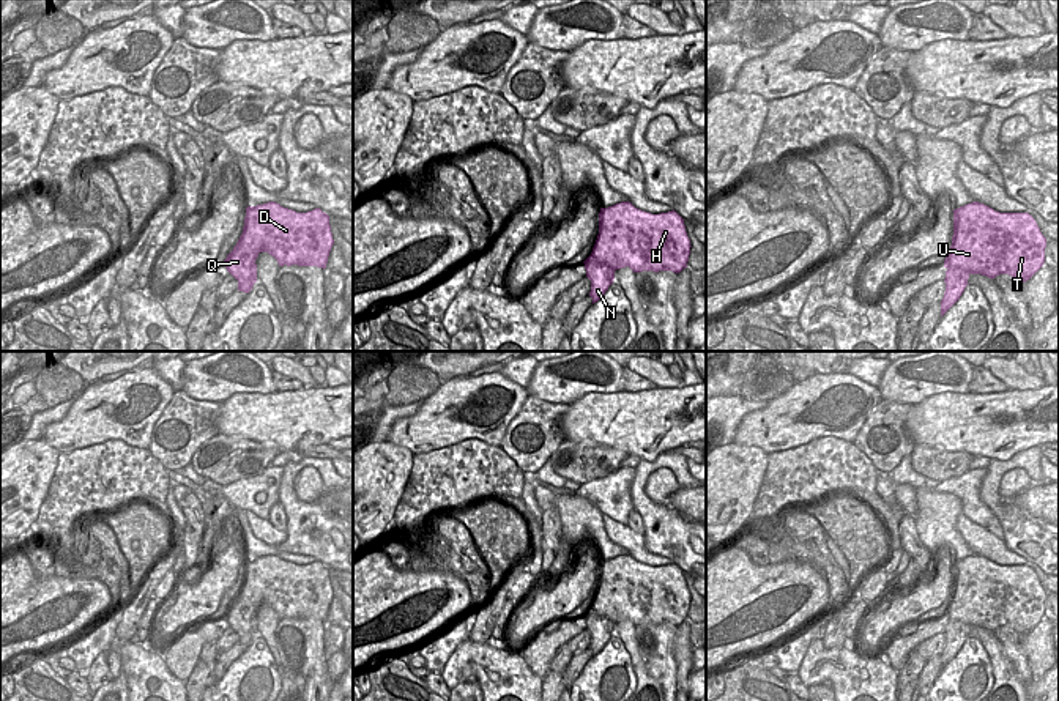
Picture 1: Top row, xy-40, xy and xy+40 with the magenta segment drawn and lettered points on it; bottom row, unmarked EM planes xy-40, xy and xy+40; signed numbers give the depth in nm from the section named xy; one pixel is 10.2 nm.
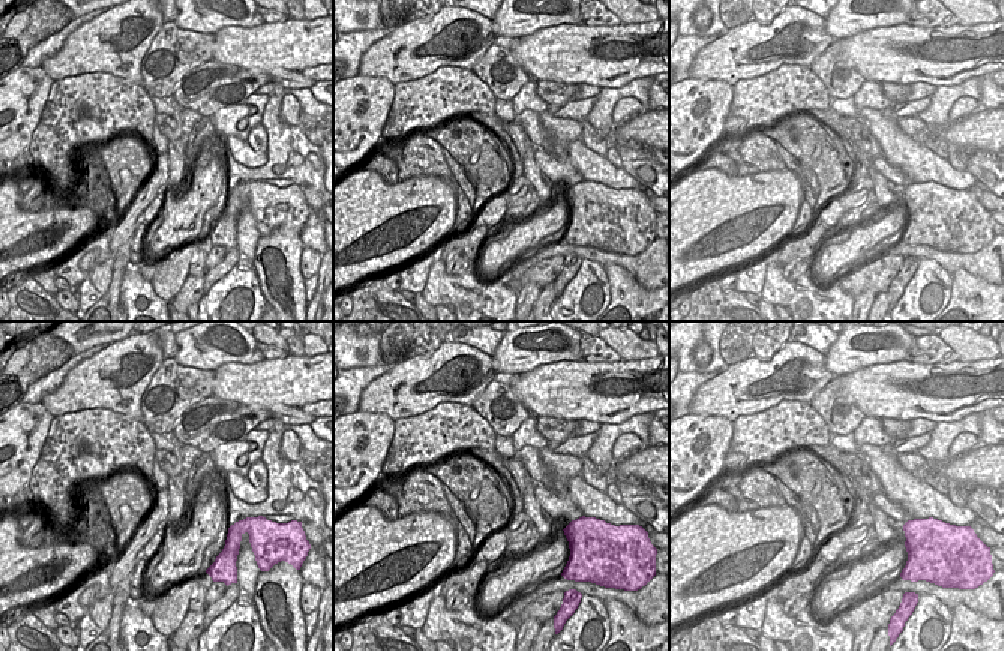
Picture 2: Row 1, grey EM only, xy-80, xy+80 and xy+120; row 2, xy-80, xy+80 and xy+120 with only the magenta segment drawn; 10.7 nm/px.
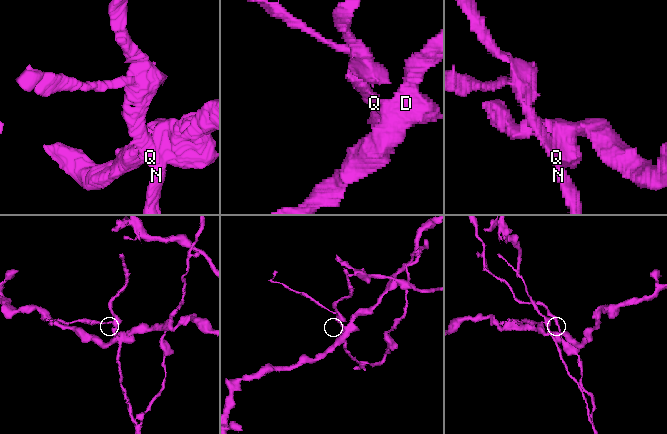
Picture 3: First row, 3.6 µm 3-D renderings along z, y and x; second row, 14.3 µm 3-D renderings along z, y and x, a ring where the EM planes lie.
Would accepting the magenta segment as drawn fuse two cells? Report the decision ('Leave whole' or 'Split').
Split.

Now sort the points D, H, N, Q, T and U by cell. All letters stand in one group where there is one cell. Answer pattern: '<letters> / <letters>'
D H T U / N Q

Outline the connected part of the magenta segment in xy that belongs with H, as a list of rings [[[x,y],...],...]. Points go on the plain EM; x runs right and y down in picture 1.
[[[621,554],[600,561],[591,608],[615,624],[629,619],[634,625],[678,627],[687,621],[690,600],[684,572],[674,562],[651,567]]]

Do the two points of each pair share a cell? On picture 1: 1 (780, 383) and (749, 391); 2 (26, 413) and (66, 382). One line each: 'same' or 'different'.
1: same
2: same

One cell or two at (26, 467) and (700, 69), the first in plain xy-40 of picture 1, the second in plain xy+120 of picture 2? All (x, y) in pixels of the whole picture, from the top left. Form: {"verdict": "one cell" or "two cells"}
{"verdict": "two cells"}

